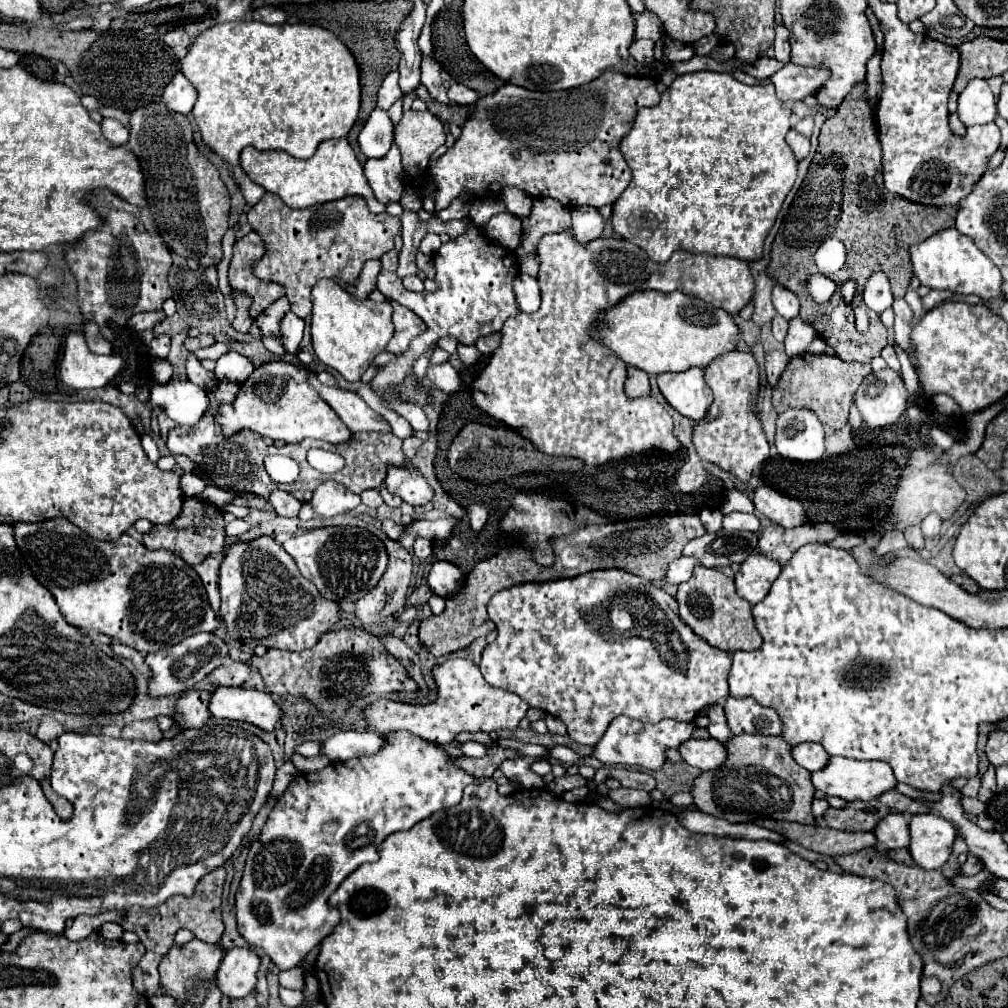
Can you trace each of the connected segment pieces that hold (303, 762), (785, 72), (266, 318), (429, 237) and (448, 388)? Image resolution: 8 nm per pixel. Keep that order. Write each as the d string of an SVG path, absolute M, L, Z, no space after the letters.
M292 755L292 763L300 773L312 773L318 771L322 767L326 767L330 761L324 759L324 755L316 755L316 757L302 757L302 755Z
M794 63L784 65L778 73L770 77L770 83L776 87L776 95L782 101L798 101L808 95L816 95L820 87L828 81L830 71L826 67L800 67Z
M280 297L270 307L266 307L256 319L256 327L260 329L262 337L278 337L280 339L280 321L290 311L290 303L286 297Z
M426 233L424 239L422 239L422 243L420 243L420 251L422 251L424 255L434 255L440 245L442 245L442 243L440 243L440 237L438 237L436 233Z
M450 363L432 365L426 371L426 377L432 381L432 385L444 393L456 393L462 389L462 379L458 371Z

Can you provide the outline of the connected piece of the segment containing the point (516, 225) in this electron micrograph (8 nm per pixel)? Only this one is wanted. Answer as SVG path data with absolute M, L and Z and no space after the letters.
M502 211L488 221L488 225L484 227L484 235L492 243L504 245L508 249L516 249L520 245L520 237L522 237L522 223L516 215Z

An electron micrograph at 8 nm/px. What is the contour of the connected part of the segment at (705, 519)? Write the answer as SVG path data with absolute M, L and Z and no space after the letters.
M702 509L700 511L700 519L706 527L708 533L716 533L722 527L722 513L720 511L712 511L712 509Z

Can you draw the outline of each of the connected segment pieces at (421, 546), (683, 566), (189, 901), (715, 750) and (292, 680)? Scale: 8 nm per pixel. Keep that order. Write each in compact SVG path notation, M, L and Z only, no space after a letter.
M416 539L416 543L414 543L414 555L418 557L418 559L426 559L426 557L430 557L430 553L432 553L432 547L430 547L430 541L428 539Z
M686 557L676 559L674 563L670 563L670 567L668 567L668 571L666 571L666 583L678 585L678 583L690 579L692 569L694 569L696 565L698 565L696 559L686 559Z
M214 869L208 875L204 875L198 881L198 887L194 889L192 897L182 897L182 895L174 895L170 897L166 903L158 905L158 907L130 907L130 909L122 909L122 911L108 911L108 913L100 913L100 915L78 915L72 923L72 927L68 927L64 933L70 941L80 941L86 939L92 931L98 931L98 927L106 921L118 923L122 929L126 931L134 931L140 941L146 945L146 955L140 959L138 965L134 965L132 969L132 985L140 995L154 995L160 987L158 983L158 965L160 961L168 955L170 947L172 947L172 939L176 935L176 931L180 929L188 929L194 933L196 939L202 939L204 943L218 943L222 933L224 933L224 923L222 923L222 915L220 915L220 905L222 905L222 885L226 879L226 871Z
M688 739L678 747L678 751L688 765L698 767L700 771L720 767L722 759L726 759L726 749L716 739Z
M358 627L328 631L312 649L302 653L268 649L266 655L253 656L248 665L260 669L264 685L270 693L308 697L332 721L340 719L348 705L366 693L414 693L418 689L418 685L408 677L406 669L386 653L380 639Z

